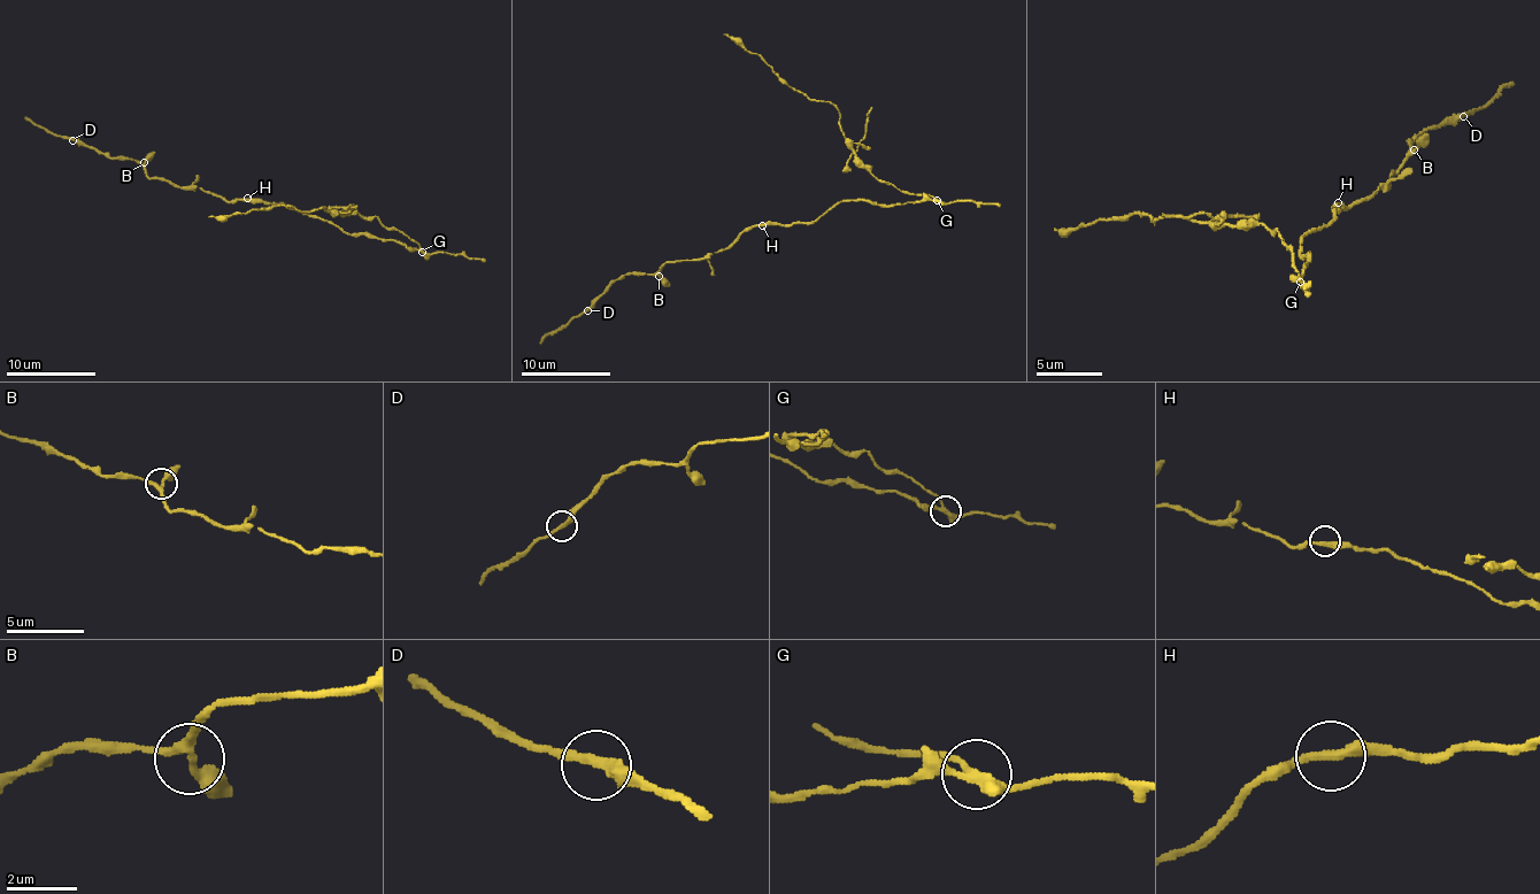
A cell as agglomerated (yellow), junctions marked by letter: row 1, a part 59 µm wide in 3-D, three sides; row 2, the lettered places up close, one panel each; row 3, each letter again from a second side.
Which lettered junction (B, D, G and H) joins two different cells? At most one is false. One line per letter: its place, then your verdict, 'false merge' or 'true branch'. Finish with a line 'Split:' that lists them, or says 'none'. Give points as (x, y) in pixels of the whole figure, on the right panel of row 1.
B: at (1414, 149); true branch
D: at (1463, 116); true branch
G: at (1300, 282); false merge
H: at (1338, 202); true branch
Split: G

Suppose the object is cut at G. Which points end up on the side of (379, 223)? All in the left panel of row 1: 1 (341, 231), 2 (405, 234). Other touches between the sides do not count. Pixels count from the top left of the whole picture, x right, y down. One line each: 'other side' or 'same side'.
1: other side
2: same side

